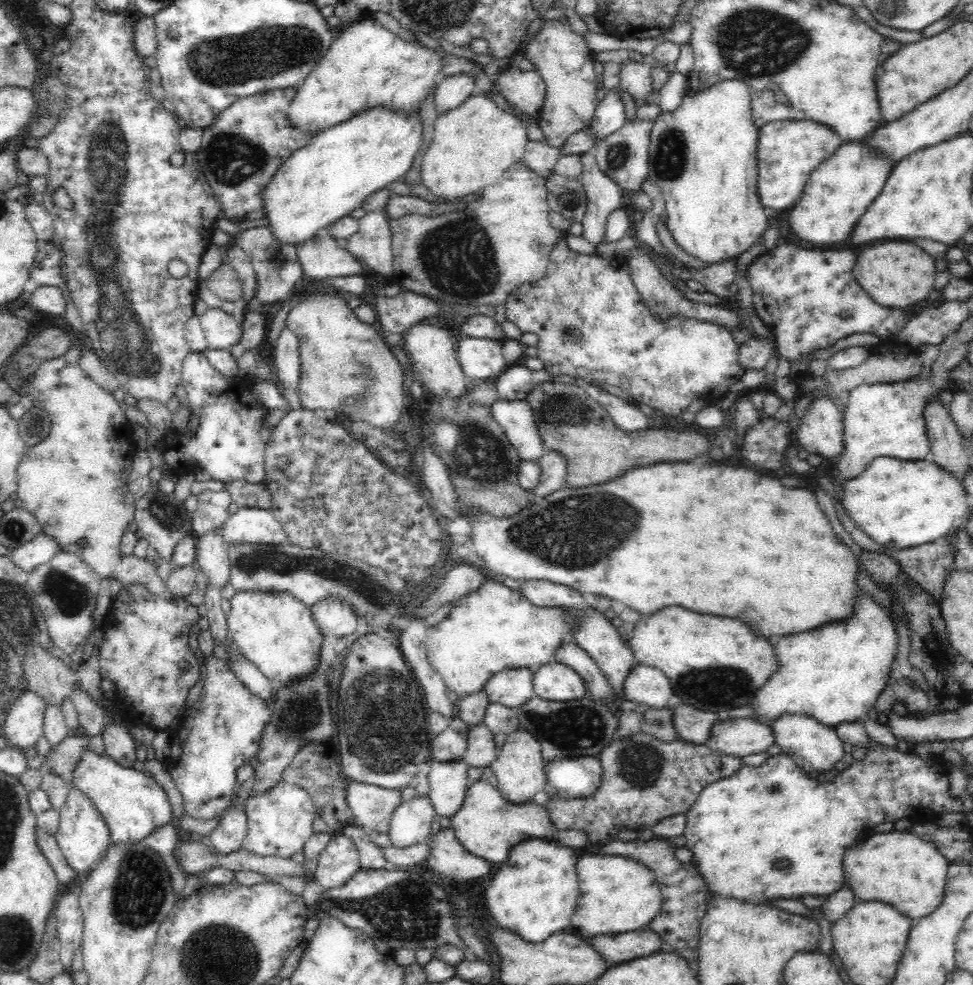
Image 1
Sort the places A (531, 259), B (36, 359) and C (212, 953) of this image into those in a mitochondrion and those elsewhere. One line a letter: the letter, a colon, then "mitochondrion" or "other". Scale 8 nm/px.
A: other
B: other
C: mitochondrion

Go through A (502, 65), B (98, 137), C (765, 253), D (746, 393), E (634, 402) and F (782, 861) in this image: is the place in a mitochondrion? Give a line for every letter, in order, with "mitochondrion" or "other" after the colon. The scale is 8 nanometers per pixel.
A: other
B: mitochondrion
C: other
D: other
E: other
F: mitochondrion

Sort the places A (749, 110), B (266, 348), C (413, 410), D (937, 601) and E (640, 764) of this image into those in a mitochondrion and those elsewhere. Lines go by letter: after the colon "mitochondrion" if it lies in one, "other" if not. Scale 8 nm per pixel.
A: other
B: other
C: other
D: other
E: mitochondrion

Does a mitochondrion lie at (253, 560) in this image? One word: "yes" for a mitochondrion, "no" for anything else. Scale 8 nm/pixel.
yes

